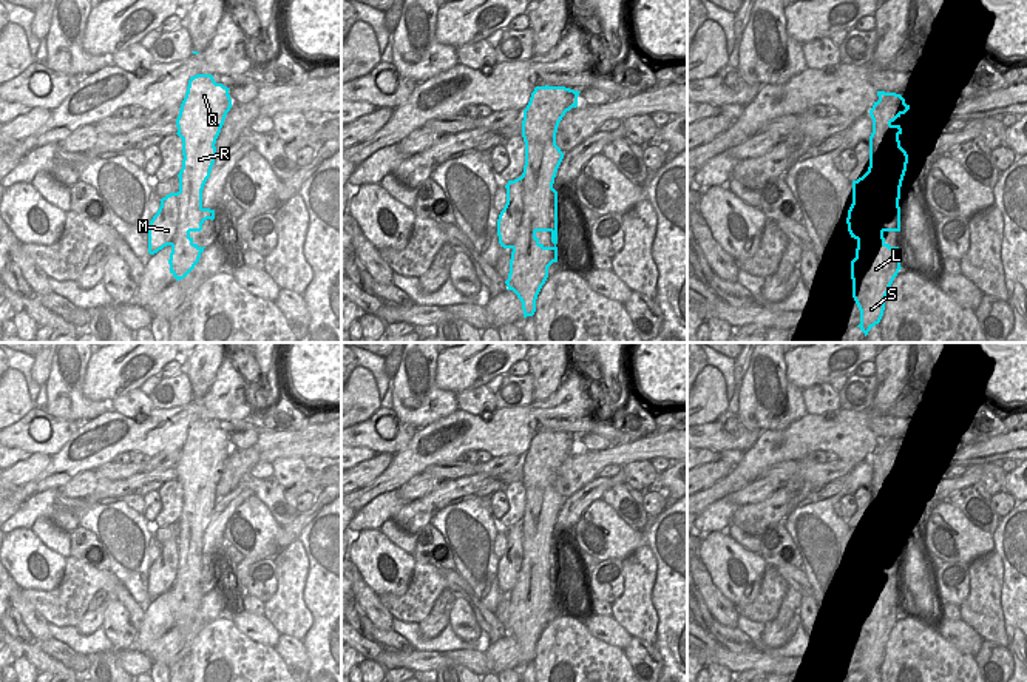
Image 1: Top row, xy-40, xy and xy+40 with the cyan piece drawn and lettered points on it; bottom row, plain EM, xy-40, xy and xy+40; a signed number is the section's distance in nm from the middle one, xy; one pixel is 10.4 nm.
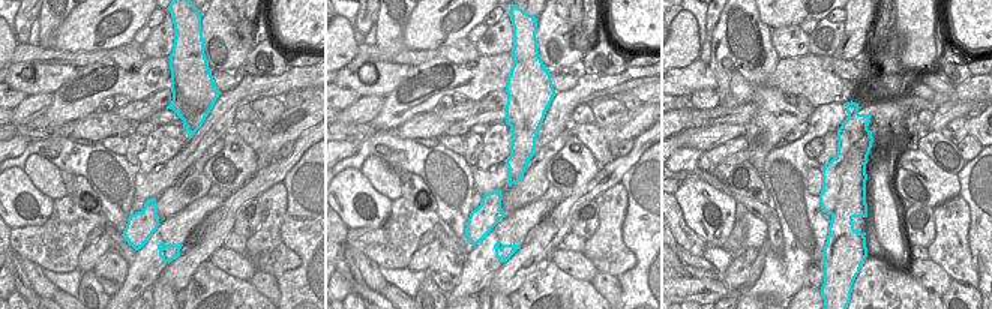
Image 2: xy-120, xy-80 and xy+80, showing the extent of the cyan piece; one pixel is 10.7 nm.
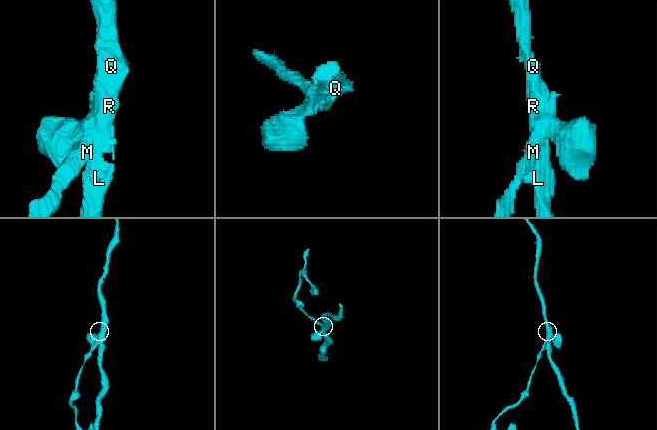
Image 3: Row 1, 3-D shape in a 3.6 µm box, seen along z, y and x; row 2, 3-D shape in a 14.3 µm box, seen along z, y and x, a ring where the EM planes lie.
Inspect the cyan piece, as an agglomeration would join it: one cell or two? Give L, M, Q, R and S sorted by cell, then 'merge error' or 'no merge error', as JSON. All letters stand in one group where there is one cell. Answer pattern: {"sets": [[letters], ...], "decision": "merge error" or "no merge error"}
{"sets": [["L", "Q", "S"], ["M", "R"]], "decision": "merge error"}

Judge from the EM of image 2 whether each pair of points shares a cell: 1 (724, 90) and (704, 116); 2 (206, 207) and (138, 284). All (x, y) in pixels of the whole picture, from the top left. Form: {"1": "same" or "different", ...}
{"1": "different", "2": "same"}

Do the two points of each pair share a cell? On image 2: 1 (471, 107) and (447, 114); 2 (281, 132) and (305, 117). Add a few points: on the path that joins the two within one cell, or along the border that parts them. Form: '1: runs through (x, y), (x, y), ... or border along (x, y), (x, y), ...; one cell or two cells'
1: runs through (465, 110), (453, 114); one cell
2: runs through (287, 129), (299, 120); one cell

